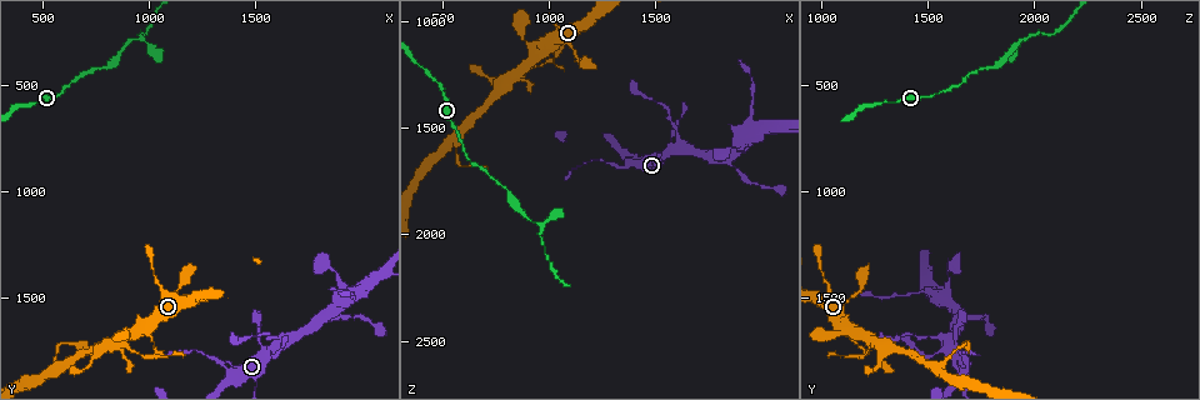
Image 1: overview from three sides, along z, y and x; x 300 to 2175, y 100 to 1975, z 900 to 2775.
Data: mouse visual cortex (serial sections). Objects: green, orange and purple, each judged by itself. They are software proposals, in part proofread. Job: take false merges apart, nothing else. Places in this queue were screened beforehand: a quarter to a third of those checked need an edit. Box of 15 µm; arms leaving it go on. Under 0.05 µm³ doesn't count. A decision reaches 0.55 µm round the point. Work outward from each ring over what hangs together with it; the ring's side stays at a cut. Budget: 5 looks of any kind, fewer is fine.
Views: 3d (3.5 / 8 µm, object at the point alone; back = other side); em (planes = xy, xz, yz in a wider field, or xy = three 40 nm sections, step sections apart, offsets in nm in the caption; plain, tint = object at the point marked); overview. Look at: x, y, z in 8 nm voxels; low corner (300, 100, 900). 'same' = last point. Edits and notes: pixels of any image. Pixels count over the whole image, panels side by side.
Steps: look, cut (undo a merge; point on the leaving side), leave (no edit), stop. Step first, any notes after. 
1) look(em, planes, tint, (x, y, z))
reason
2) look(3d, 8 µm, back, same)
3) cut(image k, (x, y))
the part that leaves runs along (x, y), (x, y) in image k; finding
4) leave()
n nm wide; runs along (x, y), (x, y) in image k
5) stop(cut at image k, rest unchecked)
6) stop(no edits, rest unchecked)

look(3d, 8 µm, (1350, 1800, 1700))
calibre changes

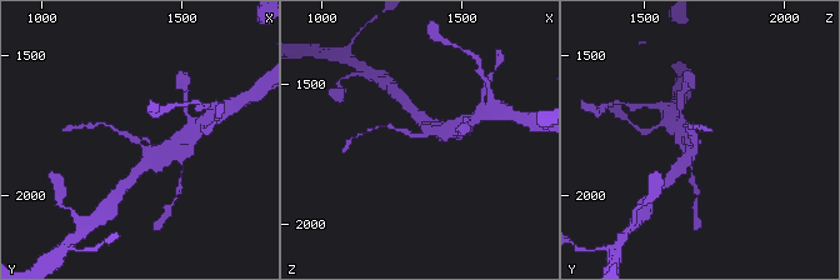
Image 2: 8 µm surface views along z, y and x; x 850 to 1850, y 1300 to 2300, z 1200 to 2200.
look(em, xy, step 3, tint, (1330, 1800, 1690))
need the tissue

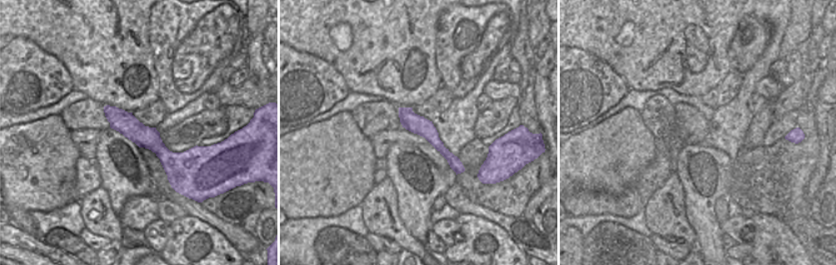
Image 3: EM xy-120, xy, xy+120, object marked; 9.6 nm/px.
cut(image 2, (405, 130))
the part that leaves runs along (140, 143), (109, 125), (95, 125) in image 2; a second cell is stuck on

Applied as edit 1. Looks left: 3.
look(overview)
redraw

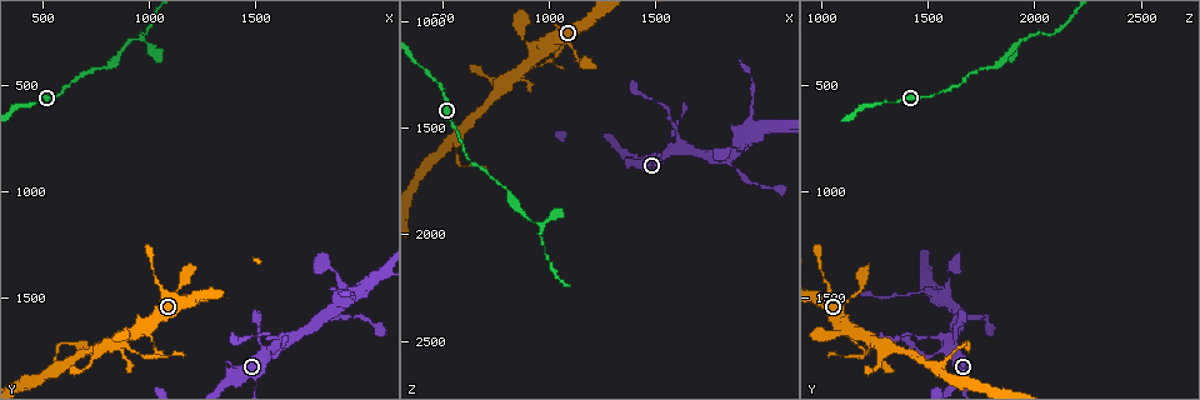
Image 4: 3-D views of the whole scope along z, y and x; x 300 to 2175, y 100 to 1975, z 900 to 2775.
look(3d, 3.5 µm, (860, 1690, 1230))
sudden change in width

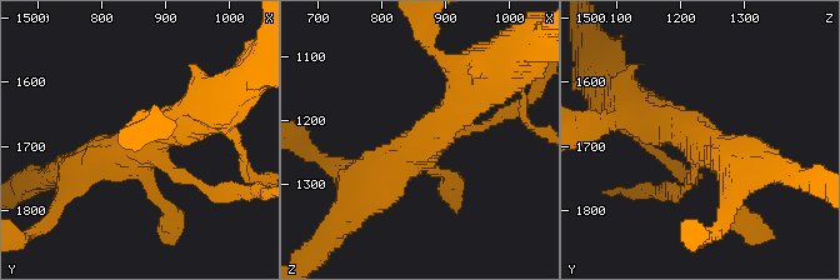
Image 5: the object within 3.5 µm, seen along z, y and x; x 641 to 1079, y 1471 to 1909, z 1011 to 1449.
look(em, xy, step 5, tint, (870, 1695, 1230))
now the EM

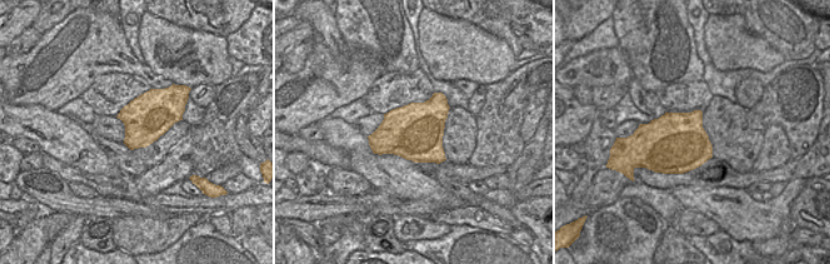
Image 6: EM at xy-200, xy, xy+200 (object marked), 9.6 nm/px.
cut(image 5, (205, 188))
the part that leaves runs along (171, 169), (213, 191), (259, 188) in image 5; two cells meet here

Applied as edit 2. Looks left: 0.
stop(cut at image 2, cut at image 5, rest unchecked)

